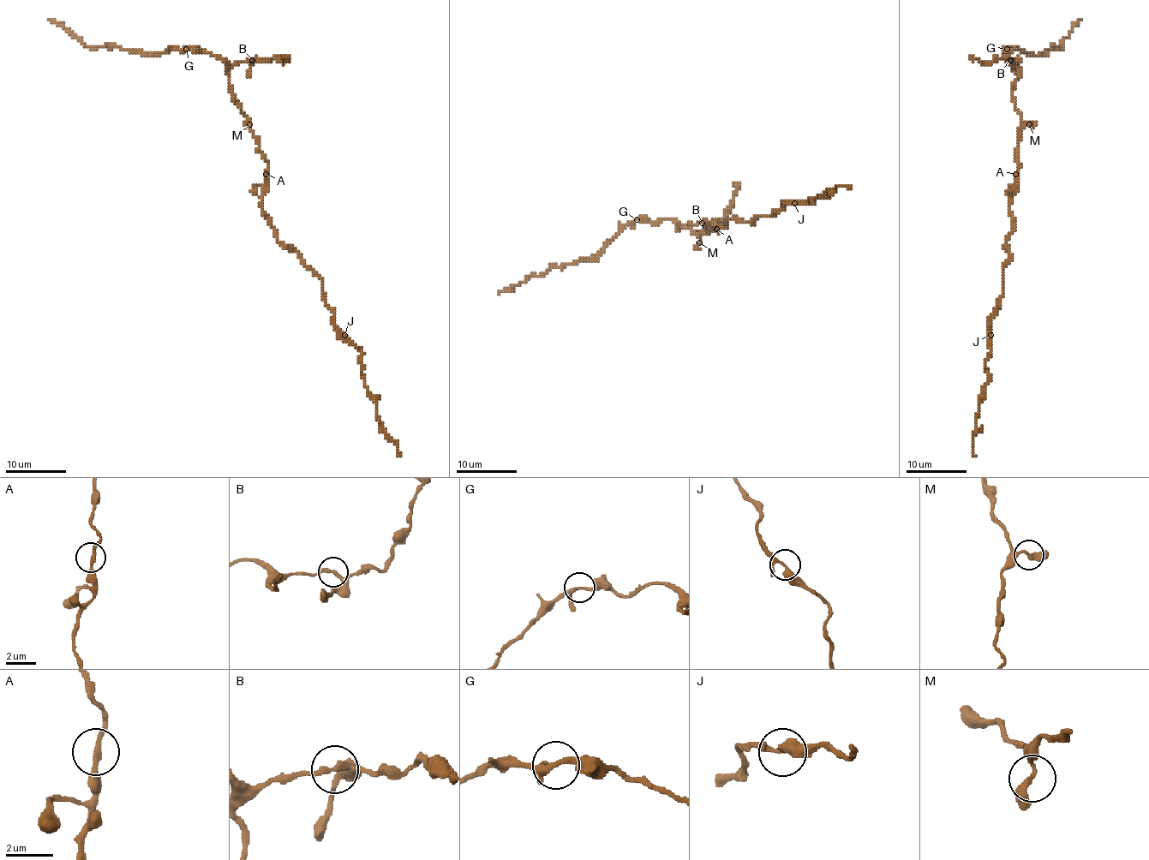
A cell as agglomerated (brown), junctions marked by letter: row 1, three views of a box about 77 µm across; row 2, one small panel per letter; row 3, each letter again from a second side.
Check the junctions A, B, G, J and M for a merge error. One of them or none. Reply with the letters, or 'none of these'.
none of these

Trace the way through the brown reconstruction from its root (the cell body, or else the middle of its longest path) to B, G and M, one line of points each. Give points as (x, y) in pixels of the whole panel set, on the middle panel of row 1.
B: (716, 230), (717, 233), (715, 229), (697, 235), (683, 225), (677, 229), (685, 224), (703, 223)
G: (716, 230), (717, 233), (715, 229), (697, 235), (683, 225), (679, 230), (669, 218), (655, 223), (637, 219)
M: (716, 230), (717, 233), (715, 229), (703, 231), (699, 242)

